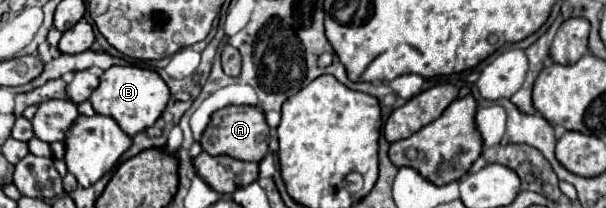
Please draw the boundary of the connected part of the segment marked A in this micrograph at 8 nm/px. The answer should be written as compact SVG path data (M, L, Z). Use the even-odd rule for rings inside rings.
M229 105L225 109L219 109L213 113L203 137L201 147L209 155L229 155L239 161L255 161L259 163L267 153L269 143L269 125L265 121L265 115L257 107L249 105Z

